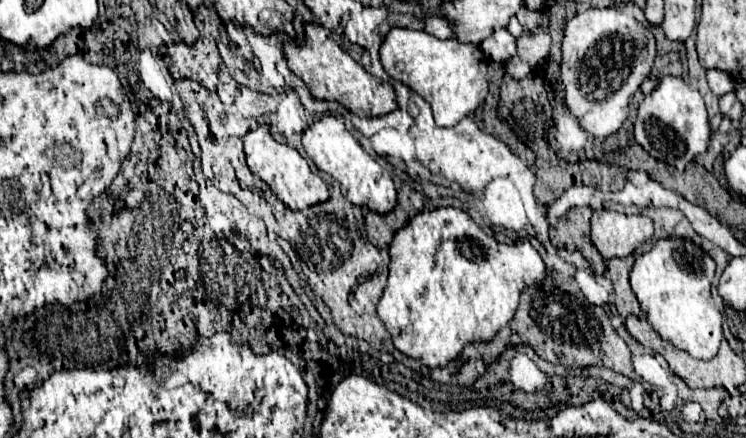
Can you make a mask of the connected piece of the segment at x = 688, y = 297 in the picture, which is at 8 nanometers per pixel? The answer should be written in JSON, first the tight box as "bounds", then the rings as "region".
{"bounds":[629,238,723,360],"region":[[[663,238],[655,246],[637,256],[629,274],[631,288],[655,332],[693,358],[709,360],[717,354],[723,340],[723,314],[715,308],[711,296],[711,280],[715,276],[715,260],[683,238]]]}

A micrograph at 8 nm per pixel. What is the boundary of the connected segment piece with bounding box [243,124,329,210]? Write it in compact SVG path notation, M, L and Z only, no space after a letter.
M261 124L257 130L251 130L243 138L243 144L245 144L245 158L249 170L255 176L259 176L273 190L273 194L291 210L303 210L319 202L325 202L329 198L327 184L321 180L321 176L311 172L307 160L295 148L275 142L273 136L269 134L267 124Z

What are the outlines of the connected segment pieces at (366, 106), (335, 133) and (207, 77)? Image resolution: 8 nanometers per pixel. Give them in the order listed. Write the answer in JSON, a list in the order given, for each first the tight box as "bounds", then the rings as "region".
[{"bounds":[281,22,397,116],"region":[[[305,22],[305,44],[295,46],[283,42],[281,48],[289,70],[293,70],[293,74],[297,74],[307,84],[315,98],[335,100],[357,116],[383,116],[397,108],[391,84],[385,84],[383,80],[371,76],[361,64],[357,64],[343,48],[339,48],[327,28]]]},{"bounds":[303,116,397,216],"region":[[[327,116],[327,118],[311,124],[303,132],[303,146],[305,146],[307,156],[313,160],[313,164],[321,172],[331,174],[341,184],[341,192],[349,202],[353,202],[355,206],[367,206],[369,210],[373,210],[381,216],[395,208],[397,190],[395,190],[395,182],[393,182],[391,174],[381,164],[377,164],[361,148],[361,144],[347,132],[342,117]]]},{"bounds":[159,30,221,91],"region":[[[203,30],[203,34],[193,46],[187,46],[183,42],[173,46],[161,46],[159,56],[163,58],[175,80],[197,80],[205,88],[216,91],[221,64],[221,56],[217,50],[217,32]]]}]

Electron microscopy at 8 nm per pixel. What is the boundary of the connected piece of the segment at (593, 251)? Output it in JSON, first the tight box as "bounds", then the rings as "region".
{"bounds":[567,208,607,276],"region":[[[573,208],[567,214],[567,220],[569,220],[569,230],[571,230],[571,236],[573,236],[577,250],[589,262],[595,276],[603,276],[605,268],[607,268],[605,260],[589,240],[589,218],[591,218],[591,214],[593,214],[591,208]]]}

